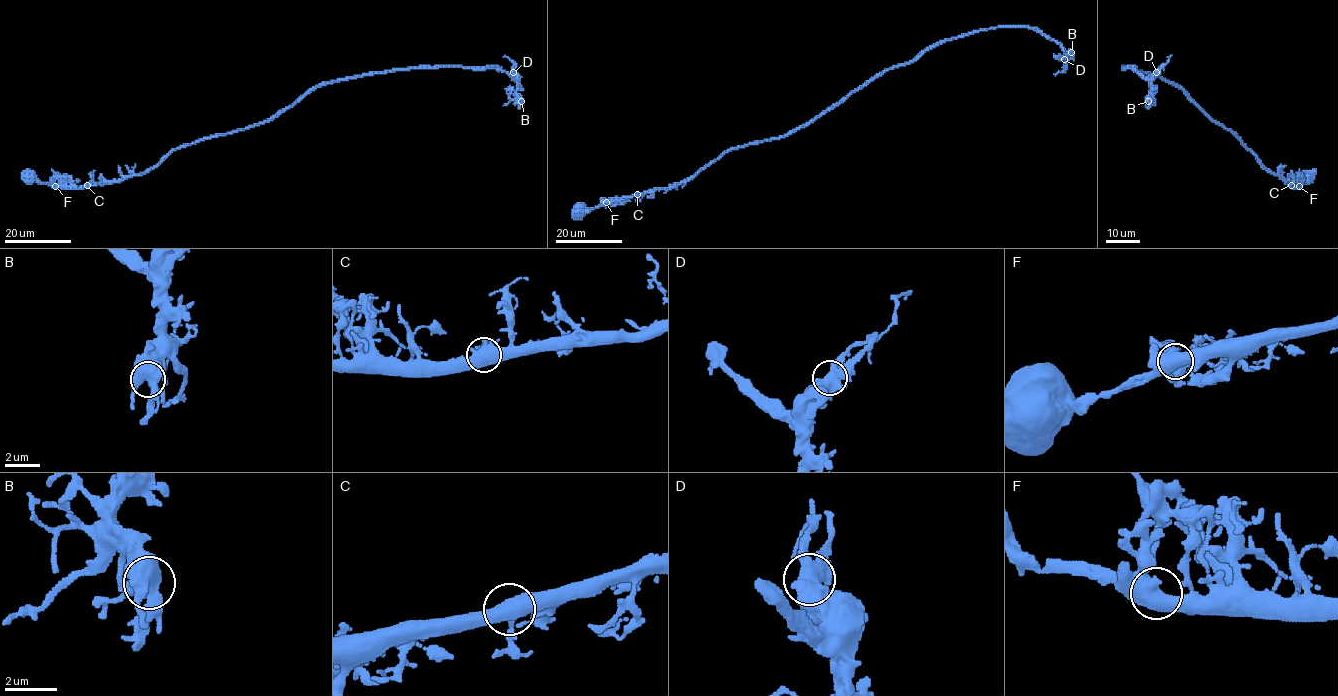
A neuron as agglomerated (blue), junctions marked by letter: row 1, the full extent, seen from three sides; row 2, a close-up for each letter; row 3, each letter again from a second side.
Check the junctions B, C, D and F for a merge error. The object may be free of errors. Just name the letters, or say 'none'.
none

